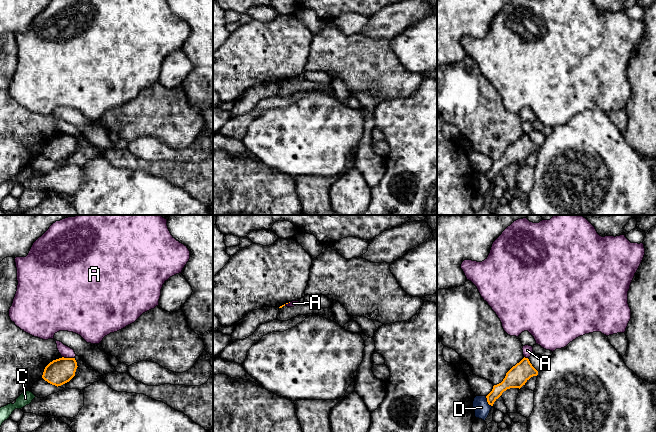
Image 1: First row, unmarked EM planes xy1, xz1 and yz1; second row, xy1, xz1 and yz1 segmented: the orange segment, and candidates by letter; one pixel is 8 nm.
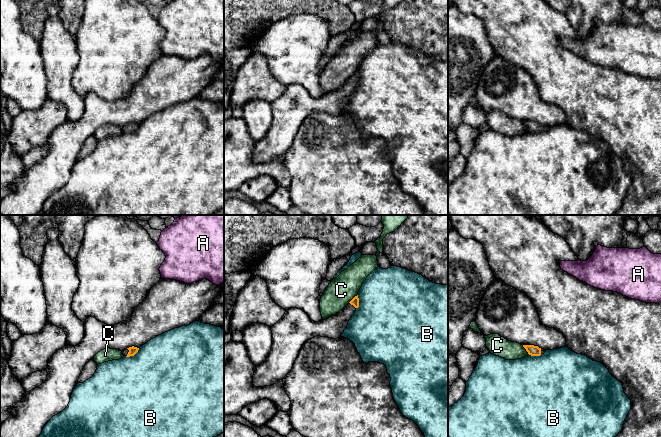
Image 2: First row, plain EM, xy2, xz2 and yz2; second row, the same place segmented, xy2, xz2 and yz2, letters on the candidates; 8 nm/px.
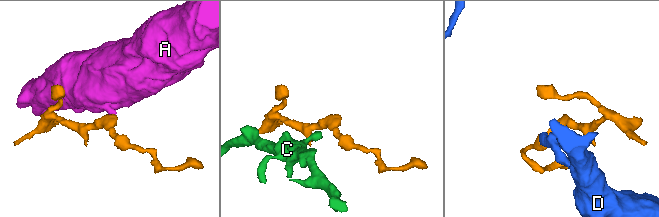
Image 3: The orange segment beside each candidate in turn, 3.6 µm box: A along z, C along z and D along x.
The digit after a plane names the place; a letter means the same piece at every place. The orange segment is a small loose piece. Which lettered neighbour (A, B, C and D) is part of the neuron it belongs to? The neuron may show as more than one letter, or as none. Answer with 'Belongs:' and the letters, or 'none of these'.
Belongs: none of these

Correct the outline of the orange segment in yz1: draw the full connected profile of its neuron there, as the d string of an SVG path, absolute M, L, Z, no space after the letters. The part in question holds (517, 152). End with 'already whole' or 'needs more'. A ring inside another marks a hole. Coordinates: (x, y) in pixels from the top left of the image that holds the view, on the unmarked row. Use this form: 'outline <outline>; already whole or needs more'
outline M524 133L506 149L501 159L493 162L492 167L486 172L488 180L493 182L504 167L510 164L520 165L531 153L537 151L538 147L532 142L529 135Z; already whole

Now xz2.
outline M357 71L340 88L320 98L312 97L301 85L286 86L284 92L271 103L271 127L266 137L256 143L253 161L270 162L284 155L308 116L316 112L340 114L358 83Z; needs more

